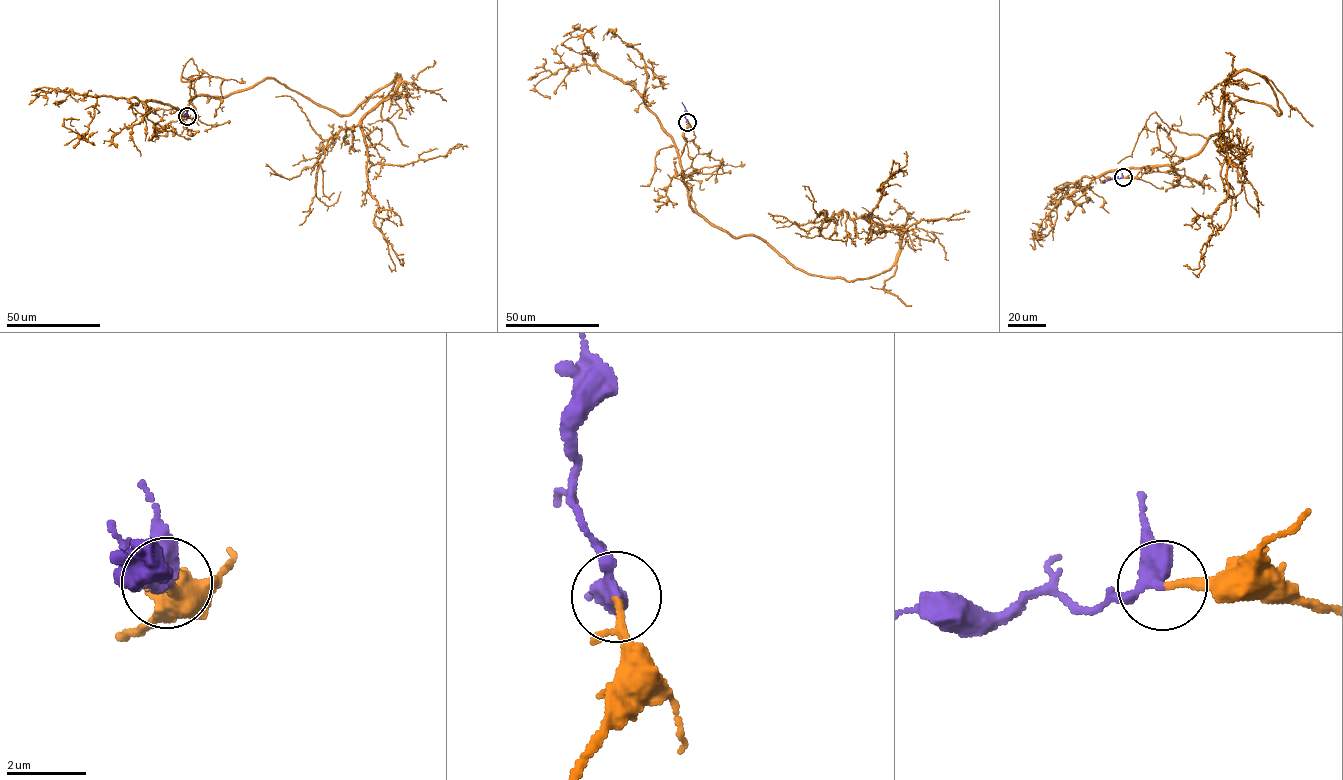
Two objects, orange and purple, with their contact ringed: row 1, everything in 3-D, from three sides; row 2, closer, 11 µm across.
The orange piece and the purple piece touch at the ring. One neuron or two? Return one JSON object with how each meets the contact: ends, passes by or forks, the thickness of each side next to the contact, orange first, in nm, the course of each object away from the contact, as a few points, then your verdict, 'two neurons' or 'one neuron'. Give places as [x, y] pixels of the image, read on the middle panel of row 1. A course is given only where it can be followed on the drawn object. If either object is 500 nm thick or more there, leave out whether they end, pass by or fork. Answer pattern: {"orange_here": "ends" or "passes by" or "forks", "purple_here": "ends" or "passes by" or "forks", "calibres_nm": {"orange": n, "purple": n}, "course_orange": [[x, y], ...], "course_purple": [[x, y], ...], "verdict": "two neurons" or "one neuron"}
{"orange_here": "passes by", "purple_here": "passes by", "calibres_nm": {"orange": 150, "purple": 400}, "course_orange": [[687, 122], [680, 164], [695, 212], [848, 281], [895, 260], [897, 228], [863, 217], [904, 153]], "course_purple": [[687, 122], [681, 102]], "verdict": "one neuron"}

